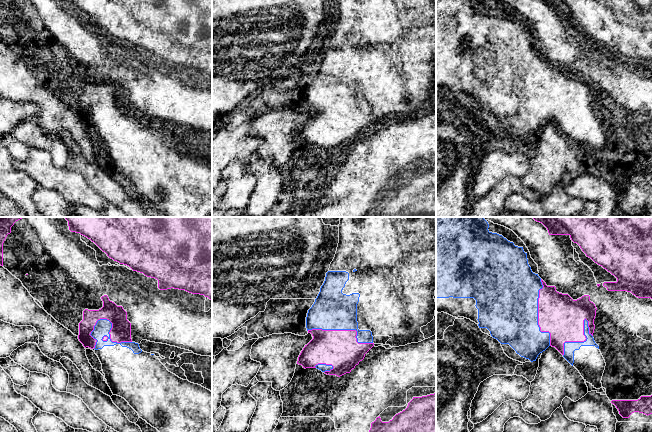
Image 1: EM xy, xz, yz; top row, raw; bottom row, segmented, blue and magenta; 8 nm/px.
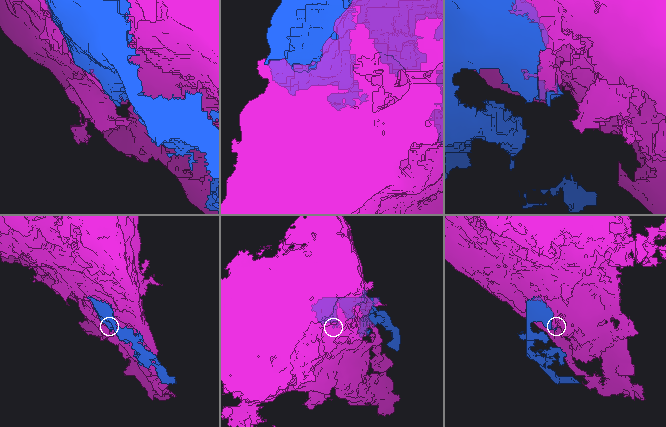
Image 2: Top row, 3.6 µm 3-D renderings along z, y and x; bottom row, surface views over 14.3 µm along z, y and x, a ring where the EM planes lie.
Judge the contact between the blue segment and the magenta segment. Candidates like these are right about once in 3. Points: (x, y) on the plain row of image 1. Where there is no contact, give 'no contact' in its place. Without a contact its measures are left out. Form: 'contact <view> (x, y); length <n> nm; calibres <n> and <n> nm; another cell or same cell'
contact xy (111, 103); length 360 nm; calibres 130 and 160 nm; another cell

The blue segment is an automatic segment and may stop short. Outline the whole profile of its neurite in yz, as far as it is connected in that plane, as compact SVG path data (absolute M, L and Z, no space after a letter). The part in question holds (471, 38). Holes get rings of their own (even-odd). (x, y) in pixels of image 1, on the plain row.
M436 0L436 88L447 89L453 93L464 93L475 98L481 107L497 115L504 129L521 139L536 137L538 131L550 122L550 109L541 108L538 101L539 66L543 64L538 51L538 41L531 34L524 18L510 5L498 0Z

